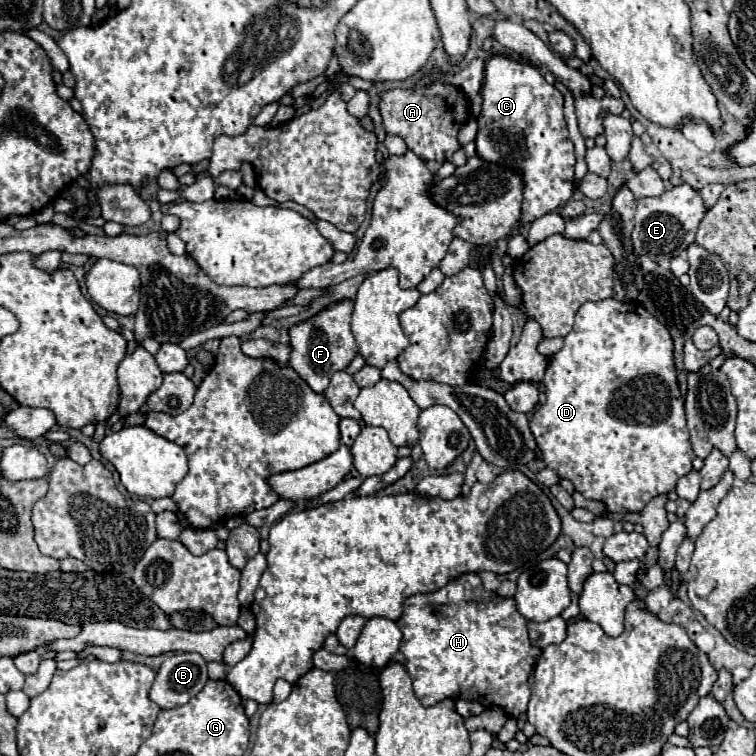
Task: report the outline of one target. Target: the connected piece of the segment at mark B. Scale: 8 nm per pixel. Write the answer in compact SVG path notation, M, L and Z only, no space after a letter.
M174 653L158 669L150 699L160 709L174 709L188 703L206 681L206 661L198 653Z

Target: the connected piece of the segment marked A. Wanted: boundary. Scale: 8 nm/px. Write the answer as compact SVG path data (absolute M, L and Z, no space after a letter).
M432 67L410 89L382 91L378 109L388 135L402 137L408 149L412 149L420 159L438 163L450 161L454 151L460 149L458 131L470 119L468 95L452 83L444 83L438 67Z

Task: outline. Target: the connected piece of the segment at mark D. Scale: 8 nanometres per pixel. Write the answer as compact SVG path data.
M616 299L584 303L576 313L574 329L564 337L564 347L550 359L542 383L546 387L546 391L544 391L546 403L534 411L534 415L530 419L530 429L542 451L542 459L544 459L546 467L554 469L562 479L570 479L574 483L576 491L582 493L586 499L604 503L608 513L640 513L650 499L670 491L680 477L684 477L688 471L692 471L692 459L696 455L690 447L690 435L688 435L686 417L684 417L684 401L680 397L680 389L676 383L676 367L674 367L674 359L672 359L672 337L662 323L658 323L652 315L648 315L648 311L644 311L644 307L640 307L640 303L620 303Z

